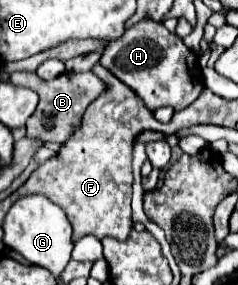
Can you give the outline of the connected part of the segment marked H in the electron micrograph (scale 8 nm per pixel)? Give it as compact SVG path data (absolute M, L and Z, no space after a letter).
M140 19L136 25L124 31L124 37L112 41L104 49L100 65L104 65L122 83L126 83L150 111L156 111L164 105L180 111L188 107L204 89L202 73L194 53L188 51L176 33L168 31L162 23L152 19Z

